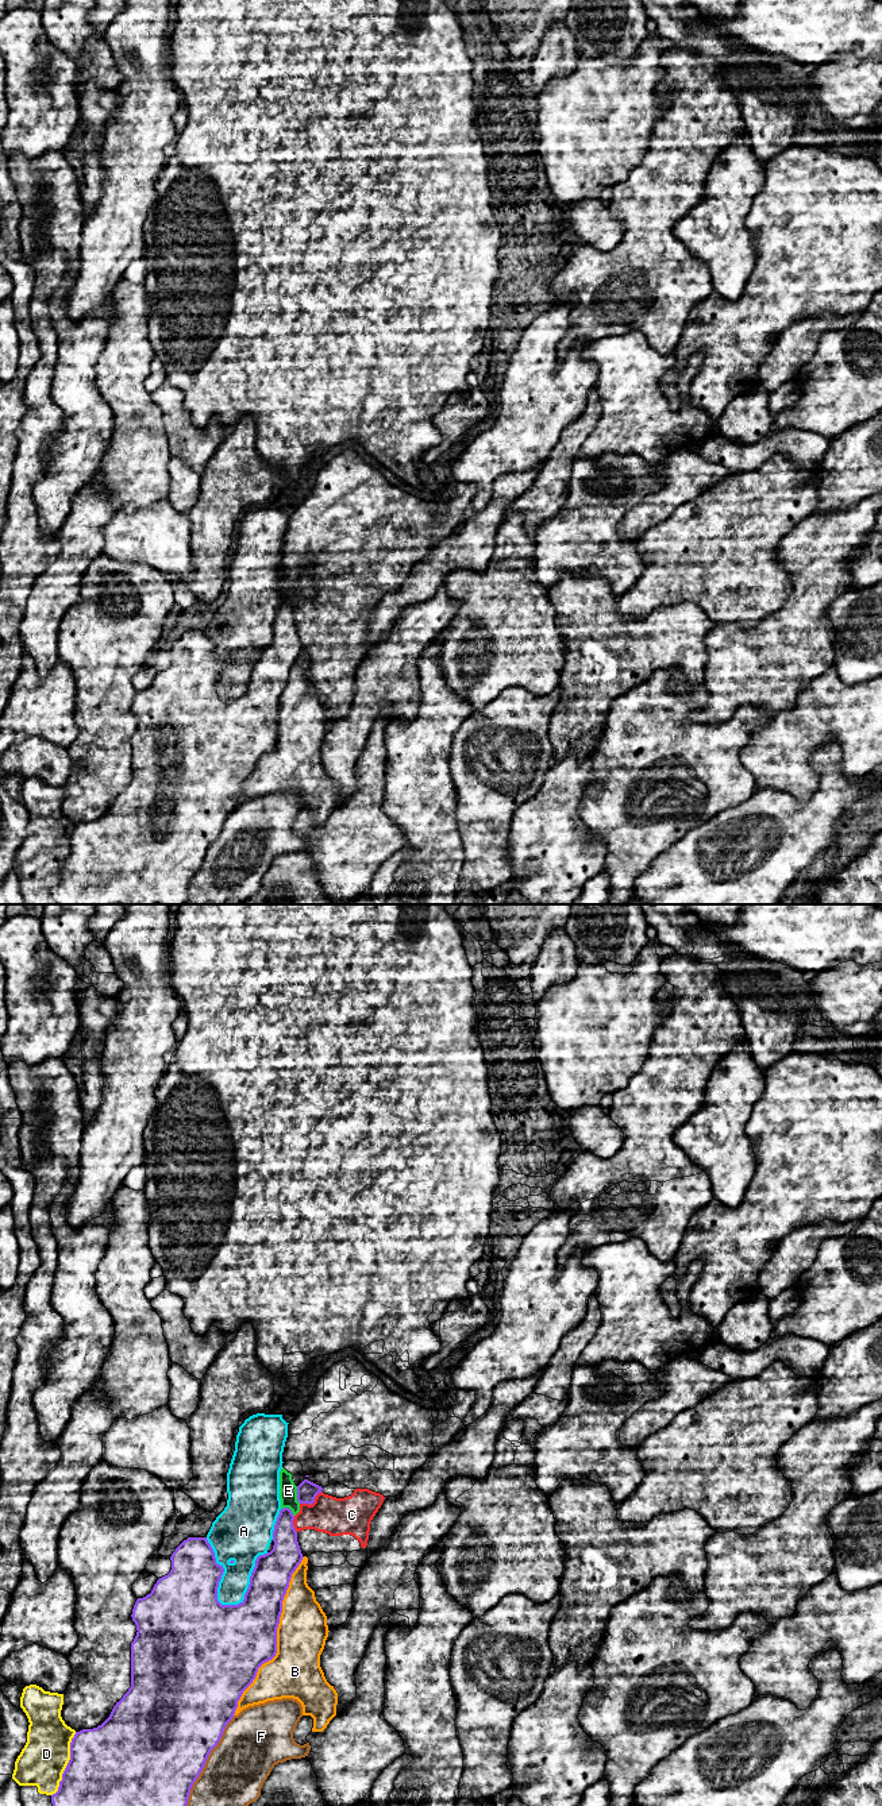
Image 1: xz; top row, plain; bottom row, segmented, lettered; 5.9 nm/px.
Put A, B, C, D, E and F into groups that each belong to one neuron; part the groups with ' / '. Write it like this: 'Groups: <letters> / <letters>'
Groups: A / B / C E / D / F

